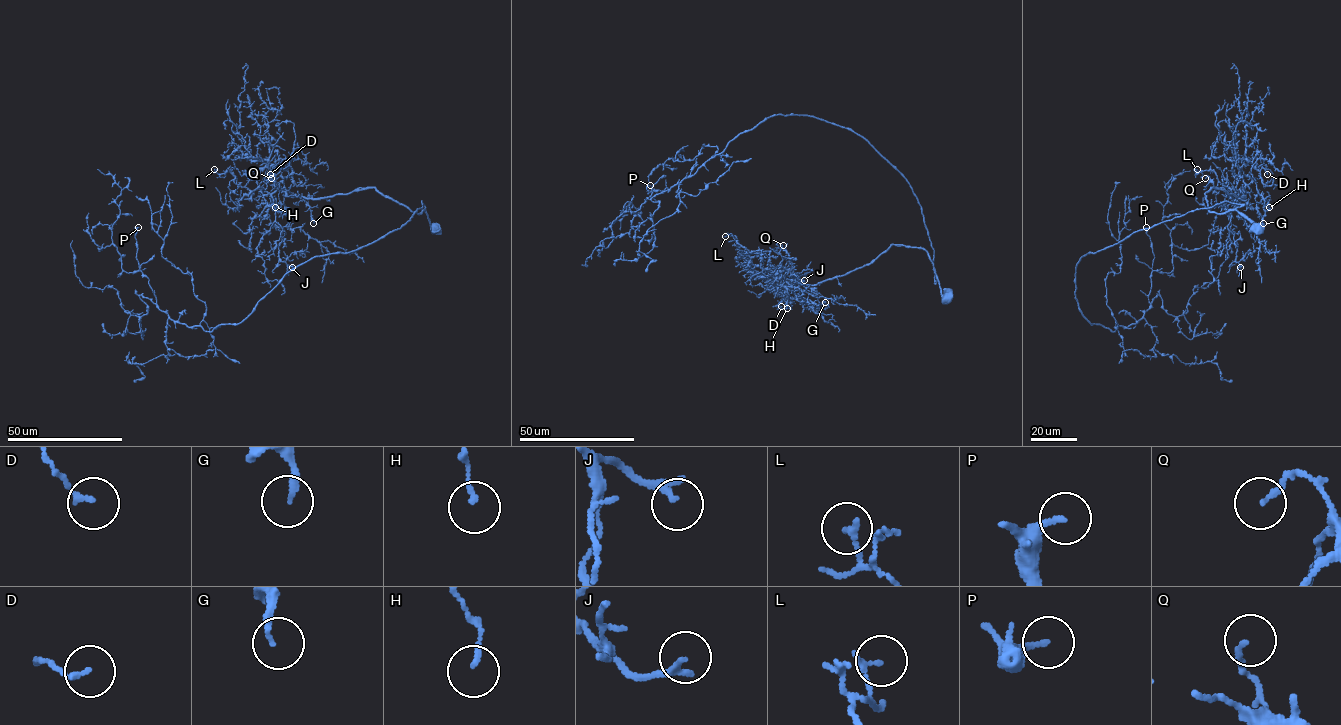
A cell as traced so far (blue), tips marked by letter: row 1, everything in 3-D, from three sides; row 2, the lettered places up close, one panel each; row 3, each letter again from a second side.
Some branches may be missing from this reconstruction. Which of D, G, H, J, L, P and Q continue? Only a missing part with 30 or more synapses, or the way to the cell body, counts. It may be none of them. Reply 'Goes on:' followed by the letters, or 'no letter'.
Goes on: G, J

